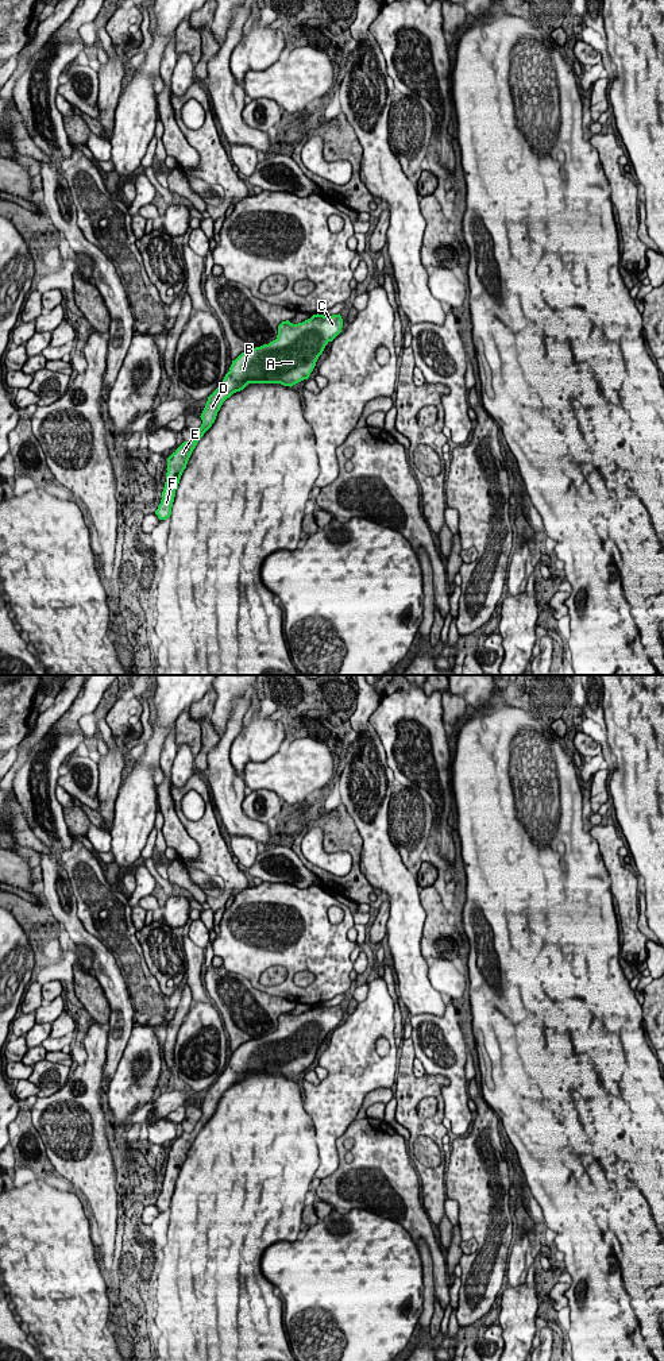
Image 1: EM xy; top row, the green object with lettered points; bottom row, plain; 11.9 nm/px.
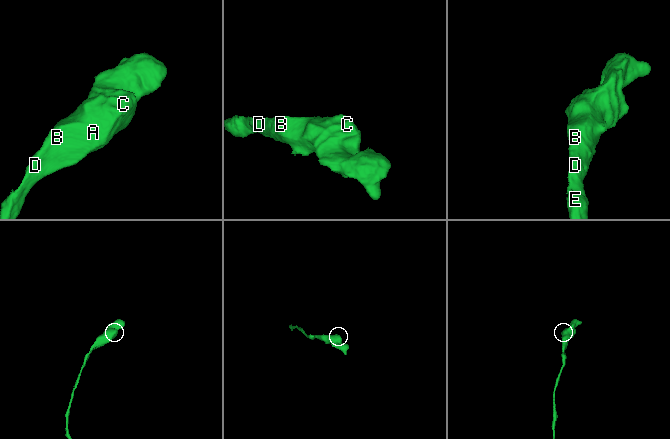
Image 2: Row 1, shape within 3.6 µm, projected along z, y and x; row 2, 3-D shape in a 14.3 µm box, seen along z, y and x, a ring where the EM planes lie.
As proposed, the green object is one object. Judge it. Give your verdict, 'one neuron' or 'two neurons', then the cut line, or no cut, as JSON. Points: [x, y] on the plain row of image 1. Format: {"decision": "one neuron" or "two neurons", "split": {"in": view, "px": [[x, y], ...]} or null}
{"decision": "one neuron", "split": null}

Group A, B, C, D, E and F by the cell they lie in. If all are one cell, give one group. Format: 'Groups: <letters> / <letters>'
Groups: A B C D E F

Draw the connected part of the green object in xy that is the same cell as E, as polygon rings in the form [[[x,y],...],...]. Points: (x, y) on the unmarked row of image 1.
[[[313,1006],[293,1015],[289,1011],[278,1017],[277,1030],[269,1036],[242,1044],[229,1059],[220,1077],[208,1088],[201,1104],[202,1115],[192,1133],[184,1133],[169,1149],[162,1191],[155,1202],[159,1211],[171,1206],[181,1167],[198,1131],[212,1118],[223,1094],[248,1075],[281,1075],[293,1077],[308,1071],[325,1037],[343,1019],[339,1006]]]

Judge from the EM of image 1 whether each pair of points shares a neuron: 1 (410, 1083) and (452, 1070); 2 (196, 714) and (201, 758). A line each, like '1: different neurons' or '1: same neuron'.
1: different neurons
2: same neuron

